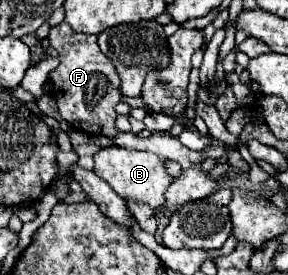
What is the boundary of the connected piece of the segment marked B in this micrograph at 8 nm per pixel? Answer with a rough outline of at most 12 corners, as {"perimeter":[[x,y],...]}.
{"perimeter":[[106,147],[94,173],[156,209],[172,177],[154,153]]}

